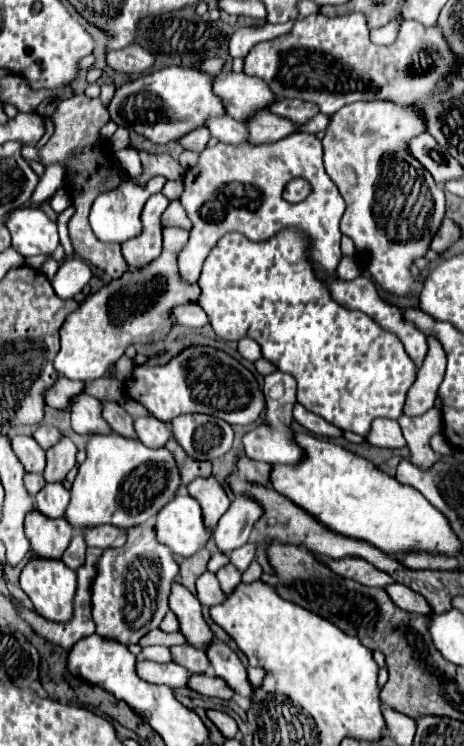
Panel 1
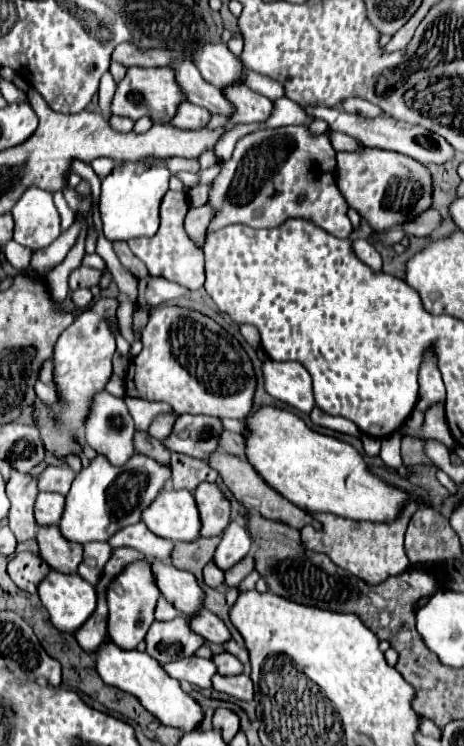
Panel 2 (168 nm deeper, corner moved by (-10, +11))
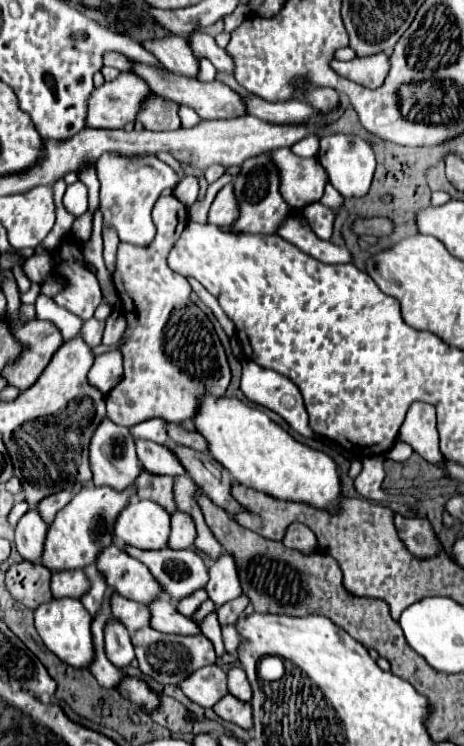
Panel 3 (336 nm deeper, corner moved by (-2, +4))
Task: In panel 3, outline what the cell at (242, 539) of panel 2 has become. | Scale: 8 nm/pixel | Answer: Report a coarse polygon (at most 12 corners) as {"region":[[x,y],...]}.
{"region":[[228,552],[210,566],[206,592],[216,606],[242,594]]}

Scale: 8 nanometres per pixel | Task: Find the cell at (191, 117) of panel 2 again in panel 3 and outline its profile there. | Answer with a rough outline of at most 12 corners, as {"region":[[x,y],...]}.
{"region":[[148,96],[136,122],[146,130],[178,130],[172,100]]}

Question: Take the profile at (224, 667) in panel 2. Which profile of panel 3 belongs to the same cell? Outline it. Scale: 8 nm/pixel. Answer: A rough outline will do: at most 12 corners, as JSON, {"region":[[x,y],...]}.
{"region":[[240,666],[230,668],[230,694],[242,702],[252,700],[250,682]]}

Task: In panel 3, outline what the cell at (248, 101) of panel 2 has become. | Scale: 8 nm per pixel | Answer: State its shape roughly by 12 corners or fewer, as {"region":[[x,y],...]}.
{"region":[[132,62],[156,96],[190,106],[202,120],[246,114],[242,98],[214,80]]}

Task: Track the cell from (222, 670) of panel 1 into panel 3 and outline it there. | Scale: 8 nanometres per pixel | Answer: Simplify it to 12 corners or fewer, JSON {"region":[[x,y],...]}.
{"region":[[166,596],[148,604],[150,626],[168,634],[200,634]]}

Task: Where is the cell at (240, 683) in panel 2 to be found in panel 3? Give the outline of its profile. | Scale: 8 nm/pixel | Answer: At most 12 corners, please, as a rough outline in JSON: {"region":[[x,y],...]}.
{"region":[[224,696],[214,712],[244,730],[252,728],[252,708]]}

